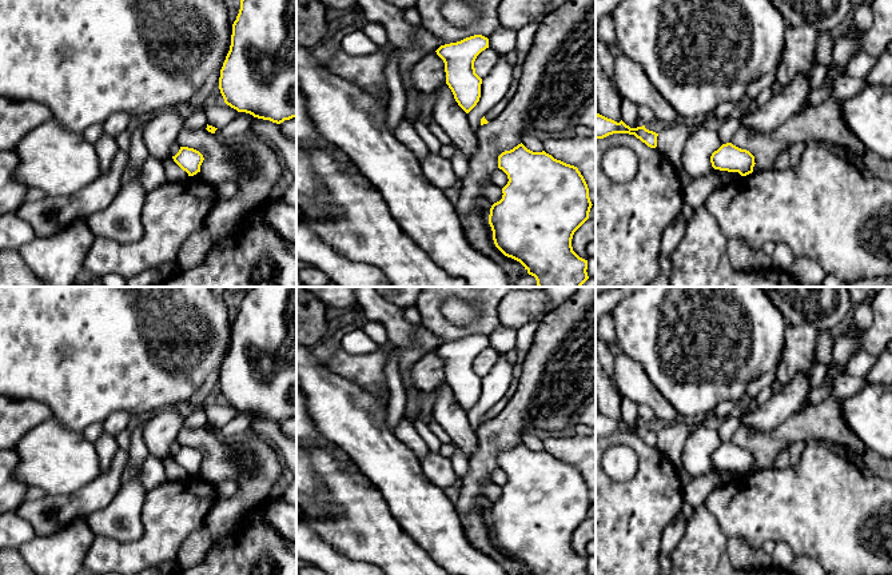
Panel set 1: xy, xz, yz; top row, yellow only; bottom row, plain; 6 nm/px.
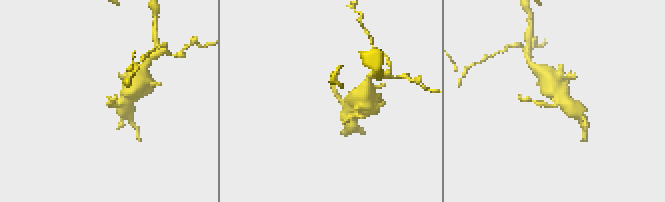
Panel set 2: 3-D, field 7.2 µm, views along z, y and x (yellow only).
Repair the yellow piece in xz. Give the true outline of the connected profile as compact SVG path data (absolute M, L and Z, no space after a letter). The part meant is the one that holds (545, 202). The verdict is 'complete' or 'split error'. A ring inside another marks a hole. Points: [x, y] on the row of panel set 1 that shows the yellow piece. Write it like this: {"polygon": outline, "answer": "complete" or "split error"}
{"polygon": "M522 143L510 151L505 151L498 156L498 168L507 175L507 184L502 188L502 199L494 203L490 208L489 224L493 231L493 240L495 247L507 257L519 261L529 275L534 276L538 287L581 287L588 279L588 260L580 257L572 247L572 239L574 232L589 219L589 212L592 208L592 201L589 197L588 184L578 171L577 167L566 164L561 160L554 159L551 155L542 152L533 152L527 149Z", "answer": "complete"}

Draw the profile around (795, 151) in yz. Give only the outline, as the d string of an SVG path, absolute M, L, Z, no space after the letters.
M796 143L788 148L791 167L796 167L800 163L805 147L805 143Z

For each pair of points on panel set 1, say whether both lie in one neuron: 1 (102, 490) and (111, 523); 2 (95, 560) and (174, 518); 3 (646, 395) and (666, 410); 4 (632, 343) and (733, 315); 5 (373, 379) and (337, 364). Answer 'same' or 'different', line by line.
1: different
2: same
3: same
4: same
5: same

